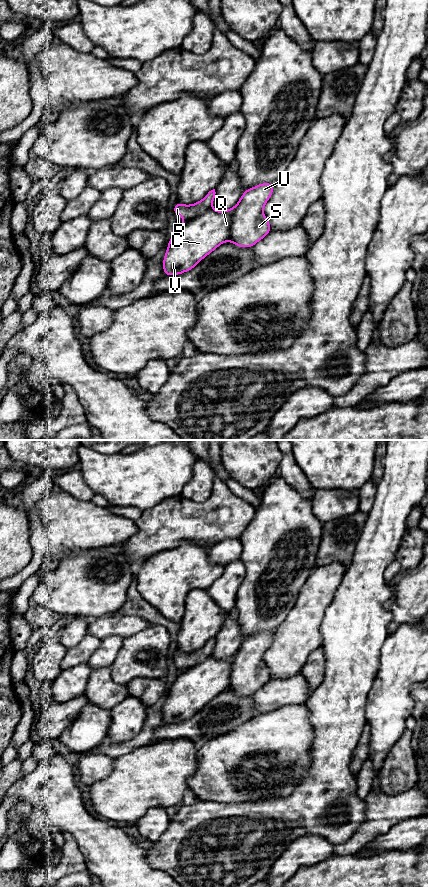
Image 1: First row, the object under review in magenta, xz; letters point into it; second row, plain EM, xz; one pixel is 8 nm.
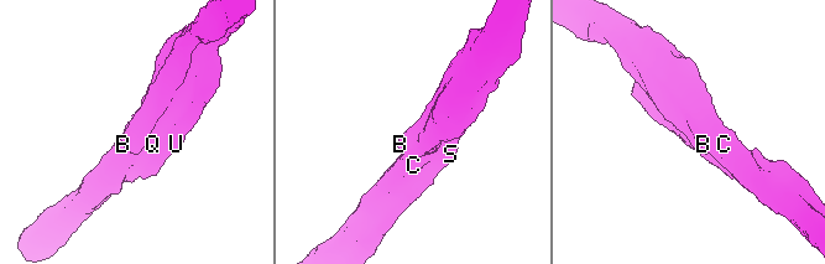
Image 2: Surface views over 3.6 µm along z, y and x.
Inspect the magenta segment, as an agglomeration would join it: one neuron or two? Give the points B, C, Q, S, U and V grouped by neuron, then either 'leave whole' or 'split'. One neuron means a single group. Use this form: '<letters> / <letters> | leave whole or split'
B / C Q S U V | split

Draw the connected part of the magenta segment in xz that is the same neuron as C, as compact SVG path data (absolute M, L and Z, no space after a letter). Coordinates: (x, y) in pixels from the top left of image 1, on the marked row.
M261 183L245 190L238 203L232 209L215 211L213 208L210 208L202 215L181 224L168 242L168 248L163 259L164 276L180 275L186 271L190 271L224 242L229 241L238 247L248 248L253 247L257 242L269 234L271 232L271 226L269 220L263 214L263 209L273 193L274 184L275 183Z

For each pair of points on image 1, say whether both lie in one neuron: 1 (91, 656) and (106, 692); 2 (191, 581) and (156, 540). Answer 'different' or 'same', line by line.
1: same
2: different

